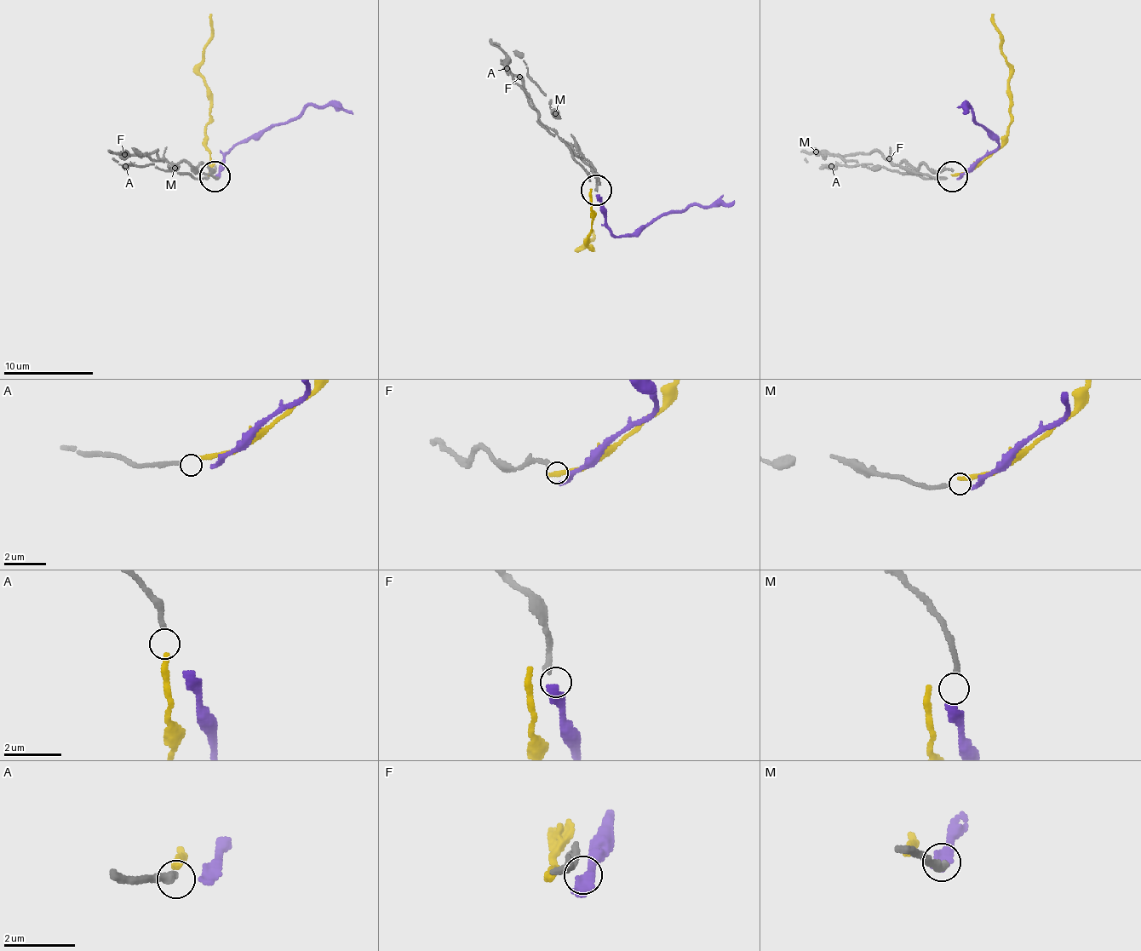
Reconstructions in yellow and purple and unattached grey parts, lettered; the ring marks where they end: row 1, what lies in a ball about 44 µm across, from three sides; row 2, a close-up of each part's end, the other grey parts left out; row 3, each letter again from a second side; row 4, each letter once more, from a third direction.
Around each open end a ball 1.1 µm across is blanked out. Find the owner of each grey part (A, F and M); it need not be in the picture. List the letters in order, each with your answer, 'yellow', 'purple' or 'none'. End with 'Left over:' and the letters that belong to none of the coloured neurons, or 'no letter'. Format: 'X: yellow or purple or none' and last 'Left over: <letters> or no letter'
A: none
F: none
M: purple
Left over: A, F

